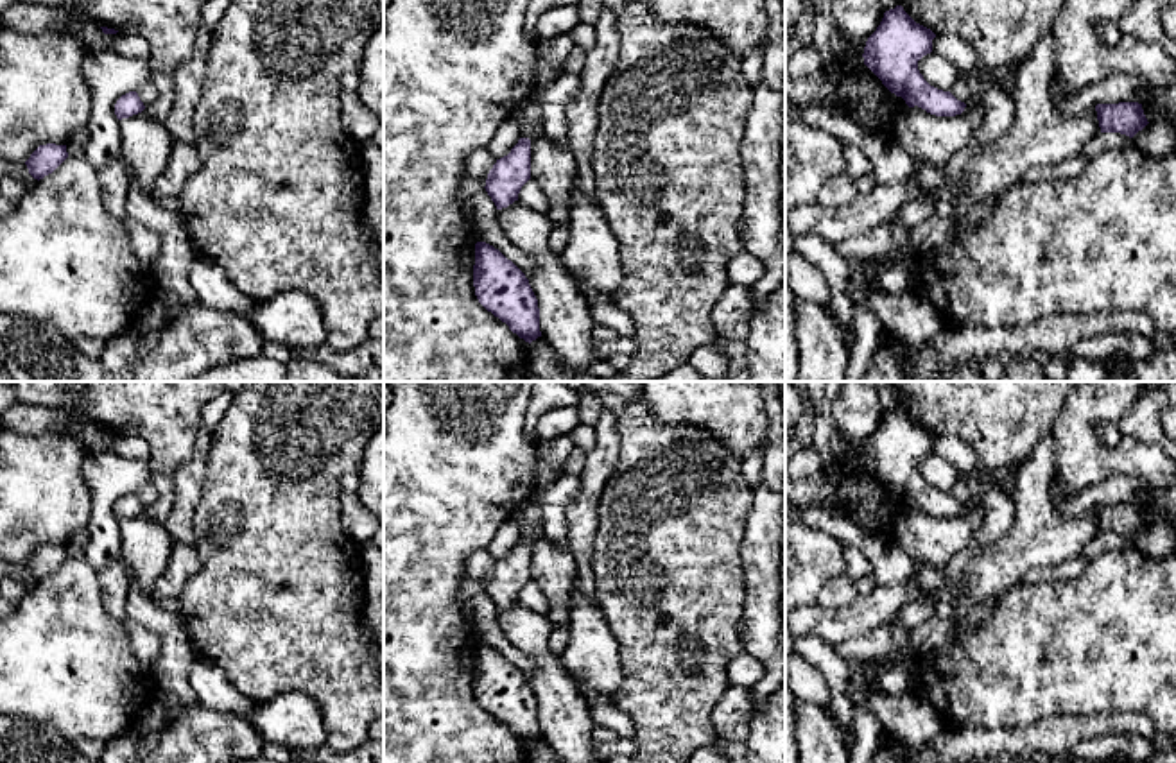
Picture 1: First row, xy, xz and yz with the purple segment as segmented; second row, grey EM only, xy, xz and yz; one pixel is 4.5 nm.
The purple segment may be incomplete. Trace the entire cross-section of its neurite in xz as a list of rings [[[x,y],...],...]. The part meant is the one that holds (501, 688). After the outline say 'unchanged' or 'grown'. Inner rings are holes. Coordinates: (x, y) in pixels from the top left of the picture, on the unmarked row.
[[[475,645],[473,688],[479,704],[525,743],[541,738],[538,700],[525,675],[498,650]]] | unchanged

